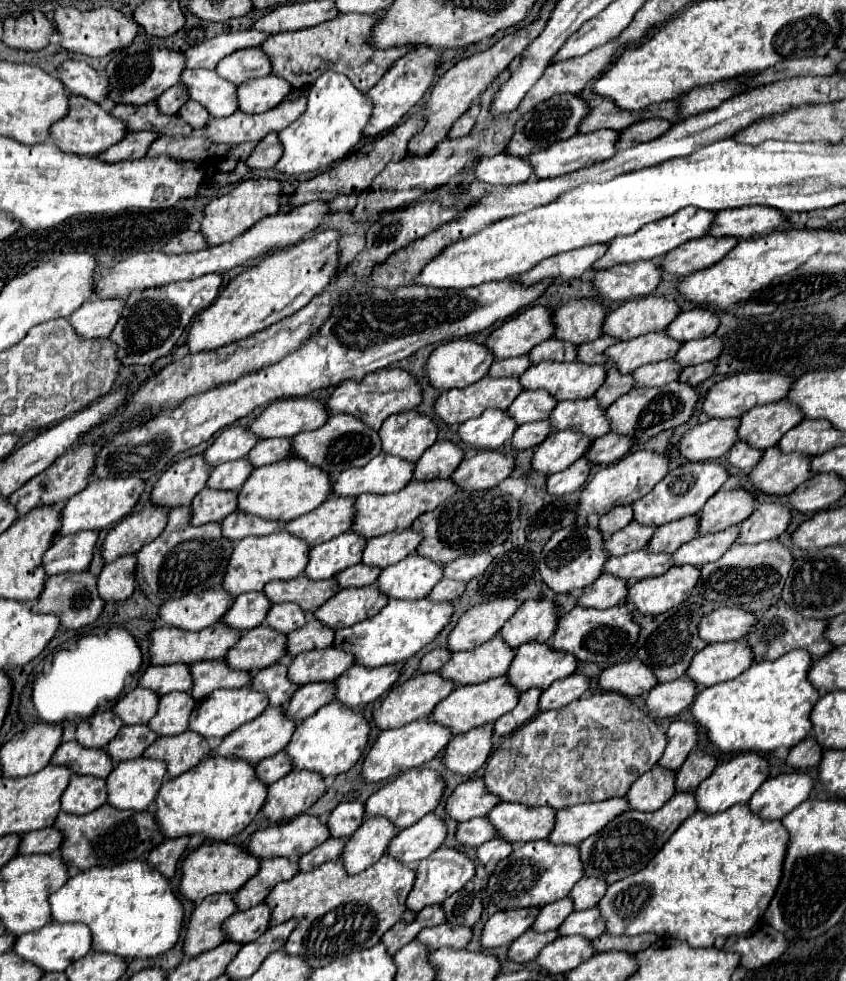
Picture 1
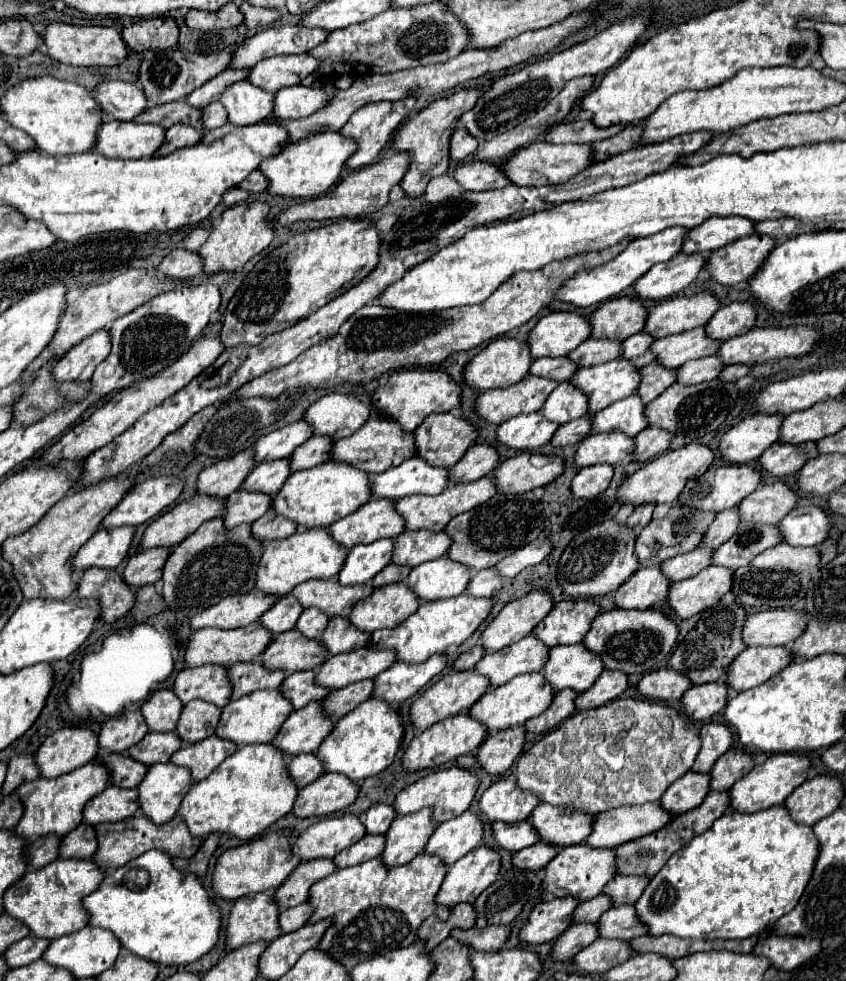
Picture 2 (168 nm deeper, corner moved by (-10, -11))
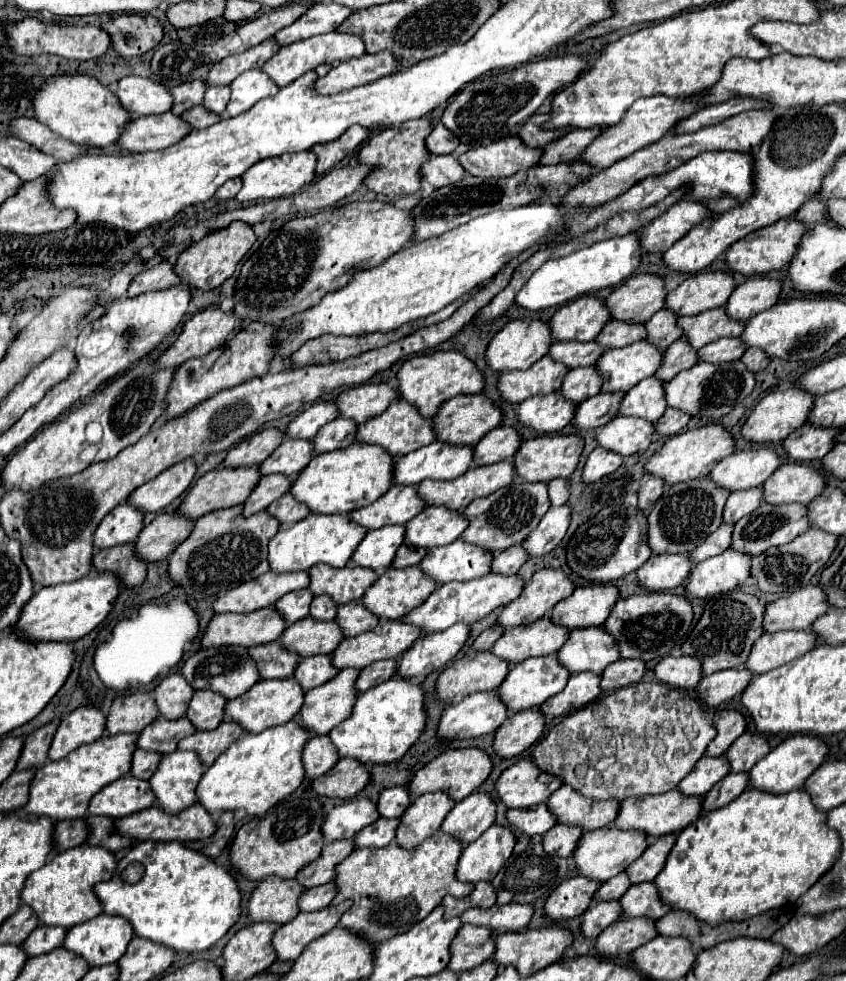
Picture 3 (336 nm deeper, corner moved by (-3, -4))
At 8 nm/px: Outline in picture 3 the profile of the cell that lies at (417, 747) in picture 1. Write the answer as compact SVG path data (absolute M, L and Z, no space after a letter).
M496 691L472 693L464 701L450 705L440 721L438 735L446 739L466 739L498 729L508 717L508 707Z

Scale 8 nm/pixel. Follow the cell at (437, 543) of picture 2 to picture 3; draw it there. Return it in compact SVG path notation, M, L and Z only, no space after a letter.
M426 507L406 525L406 543L412 547L440 547L456 541L468 527L468 521L460 511L446 507Z

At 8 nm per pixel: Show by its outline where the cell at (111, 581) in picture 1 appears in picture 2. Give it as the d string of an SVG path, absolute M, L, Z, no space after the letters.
M153 548L141 554L133 554L123 568L123 580L129 588L137 590L147 584L155 584L161 578L163 564L171 550L167 548Z

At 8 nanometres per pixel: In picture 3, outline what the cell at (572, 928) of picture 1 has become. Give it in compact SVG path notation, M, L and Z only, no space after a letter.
M652 881L632 885L620 899L620 903L624 909L624 917L660 919L670 911L670 905L662 905L662 901L658 901L658 889L654 889Z

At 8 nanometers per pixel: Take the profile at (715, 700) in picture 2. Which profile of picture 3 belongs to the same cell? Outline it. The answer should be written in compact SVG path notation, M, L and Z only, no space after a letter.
M728 669L708 675L698 685L700 701L708 707L718 707L742 693L746 685L752 681L752 673L748 669Z

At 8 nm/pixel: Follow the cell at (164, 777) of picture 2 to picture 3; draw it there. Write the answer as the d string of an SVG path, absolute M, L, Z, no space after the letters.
M174 751L164 755L150 785L158 805L166 813L180 813L196 803L194 789L202 779L204 765L194 751Z

